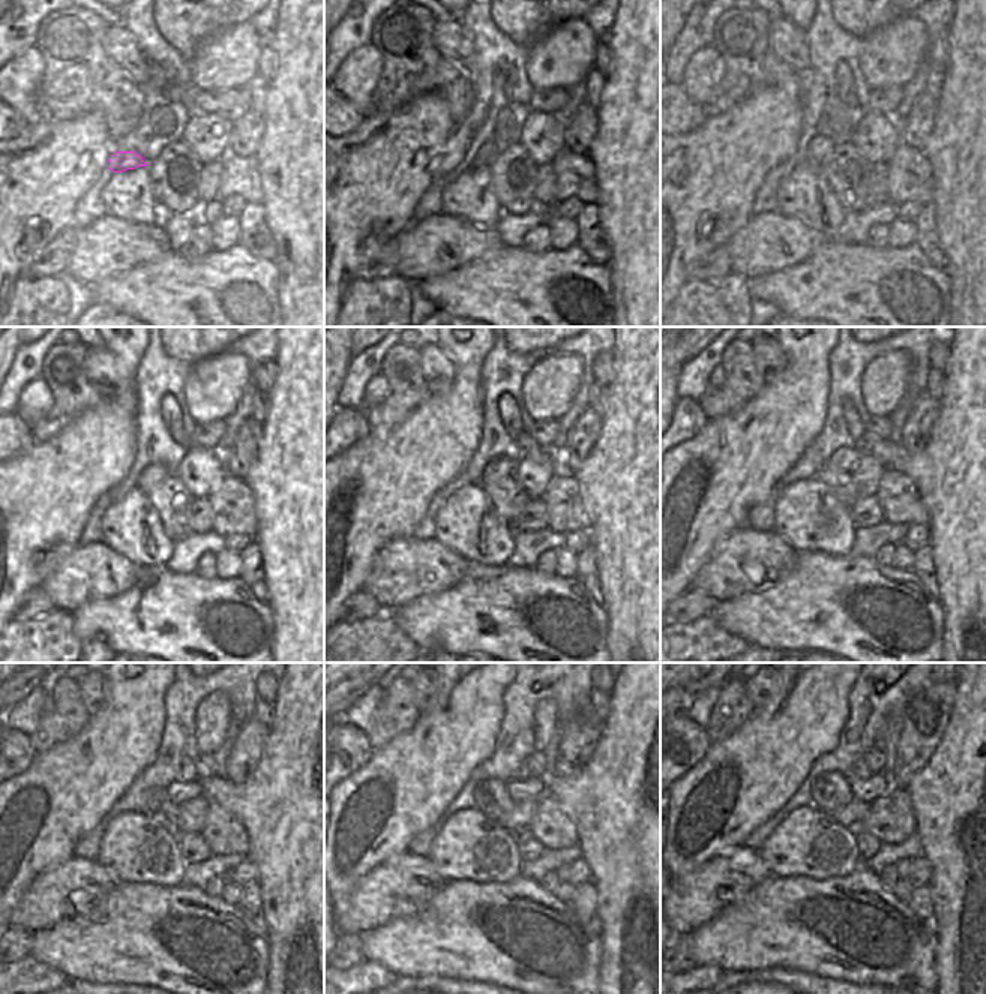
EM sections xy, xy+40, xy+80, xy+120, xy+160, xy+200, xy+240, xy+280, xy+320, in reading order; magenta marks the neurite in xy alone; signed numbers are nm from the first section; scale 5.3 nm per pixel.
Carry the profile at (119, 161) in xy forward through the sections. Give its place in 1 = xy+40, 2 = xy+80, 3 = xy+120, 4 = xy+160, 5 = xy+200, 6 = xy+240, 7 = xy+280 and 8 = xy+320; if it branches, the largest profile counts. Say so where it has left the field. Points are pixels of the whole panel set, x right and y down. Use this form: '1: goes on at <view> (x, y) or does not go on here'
1: goes on at xy+40 (486, 152)
2: goes on at xy+80 (818, 147)
3: goes on at xy+120 (153, 474)
4: goes on at xy+160 (500, 467)
5: goes on at xy+200 (844, 459)
6: goes on at xy+240 (177, 792)
7: goes on at xy+280 (533, 789)
8: goes on at xy+320 (866, 790)

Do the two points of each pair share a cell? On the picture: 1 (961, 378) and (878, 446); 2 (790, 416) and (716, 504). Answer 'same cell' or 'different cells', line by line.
1: same cell
2: same cell

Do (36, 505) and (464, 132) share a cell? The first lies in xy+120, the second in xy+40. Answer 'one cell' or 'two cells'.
two cells

